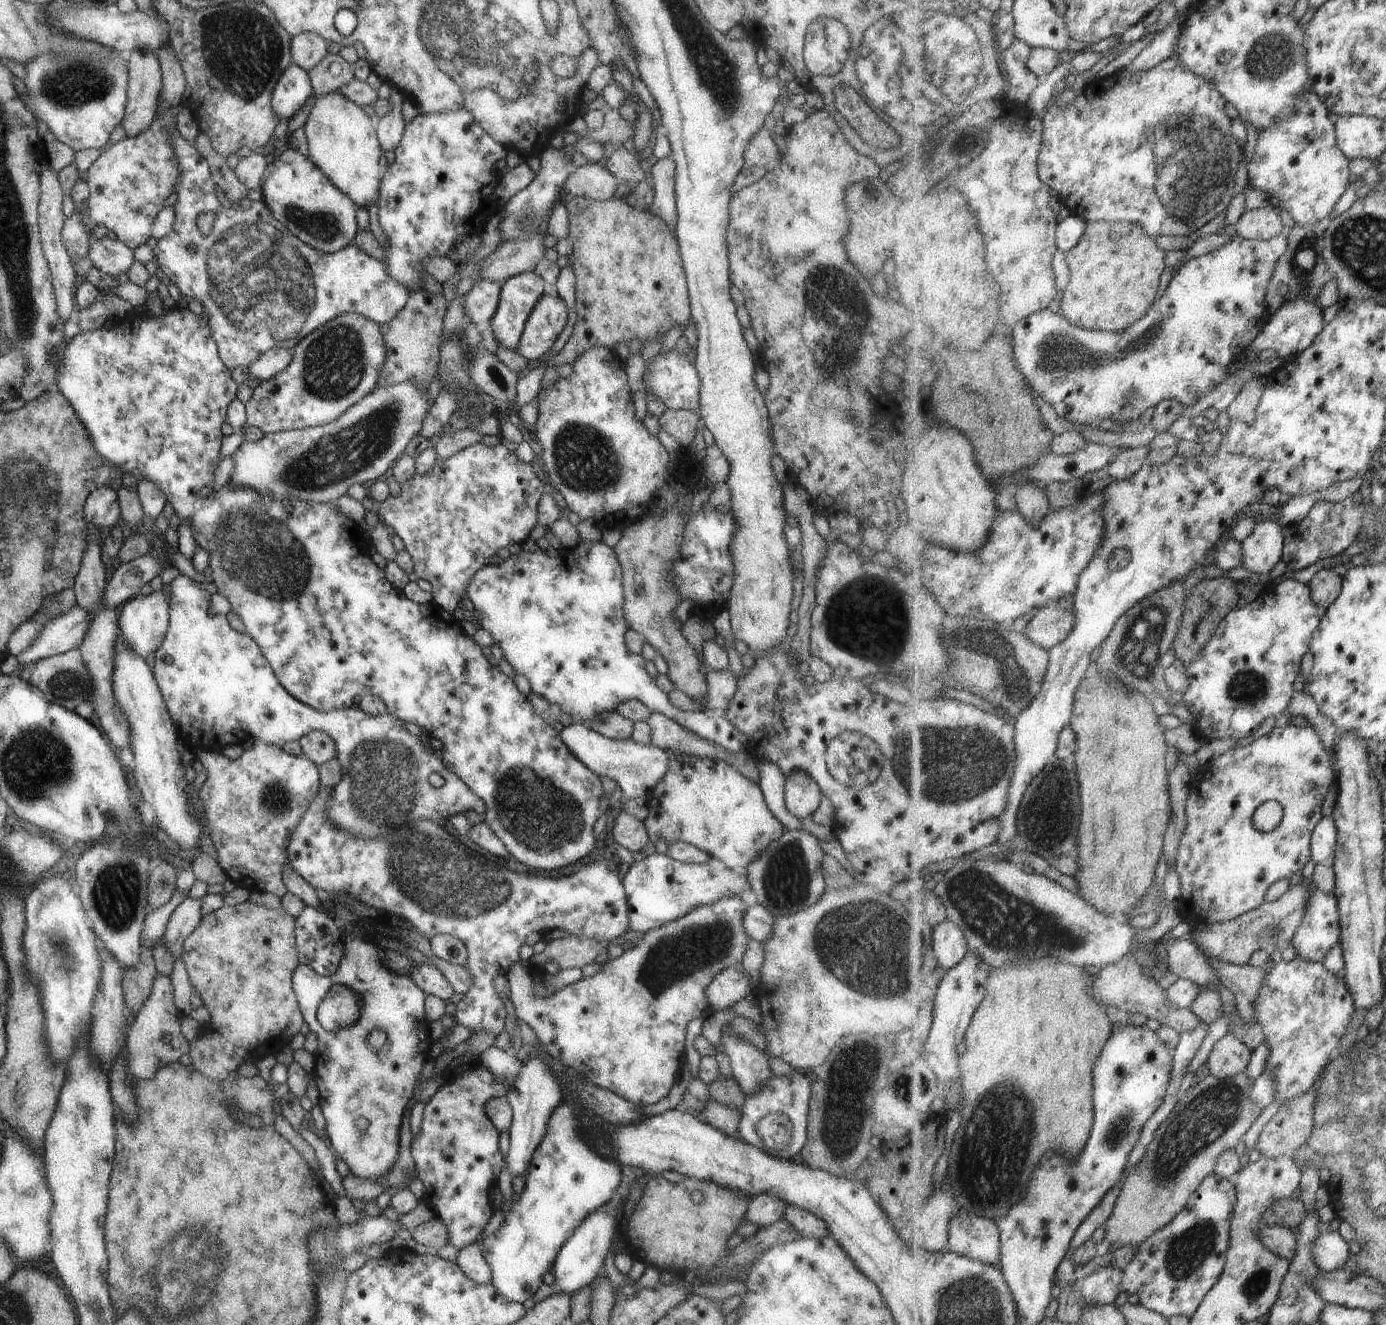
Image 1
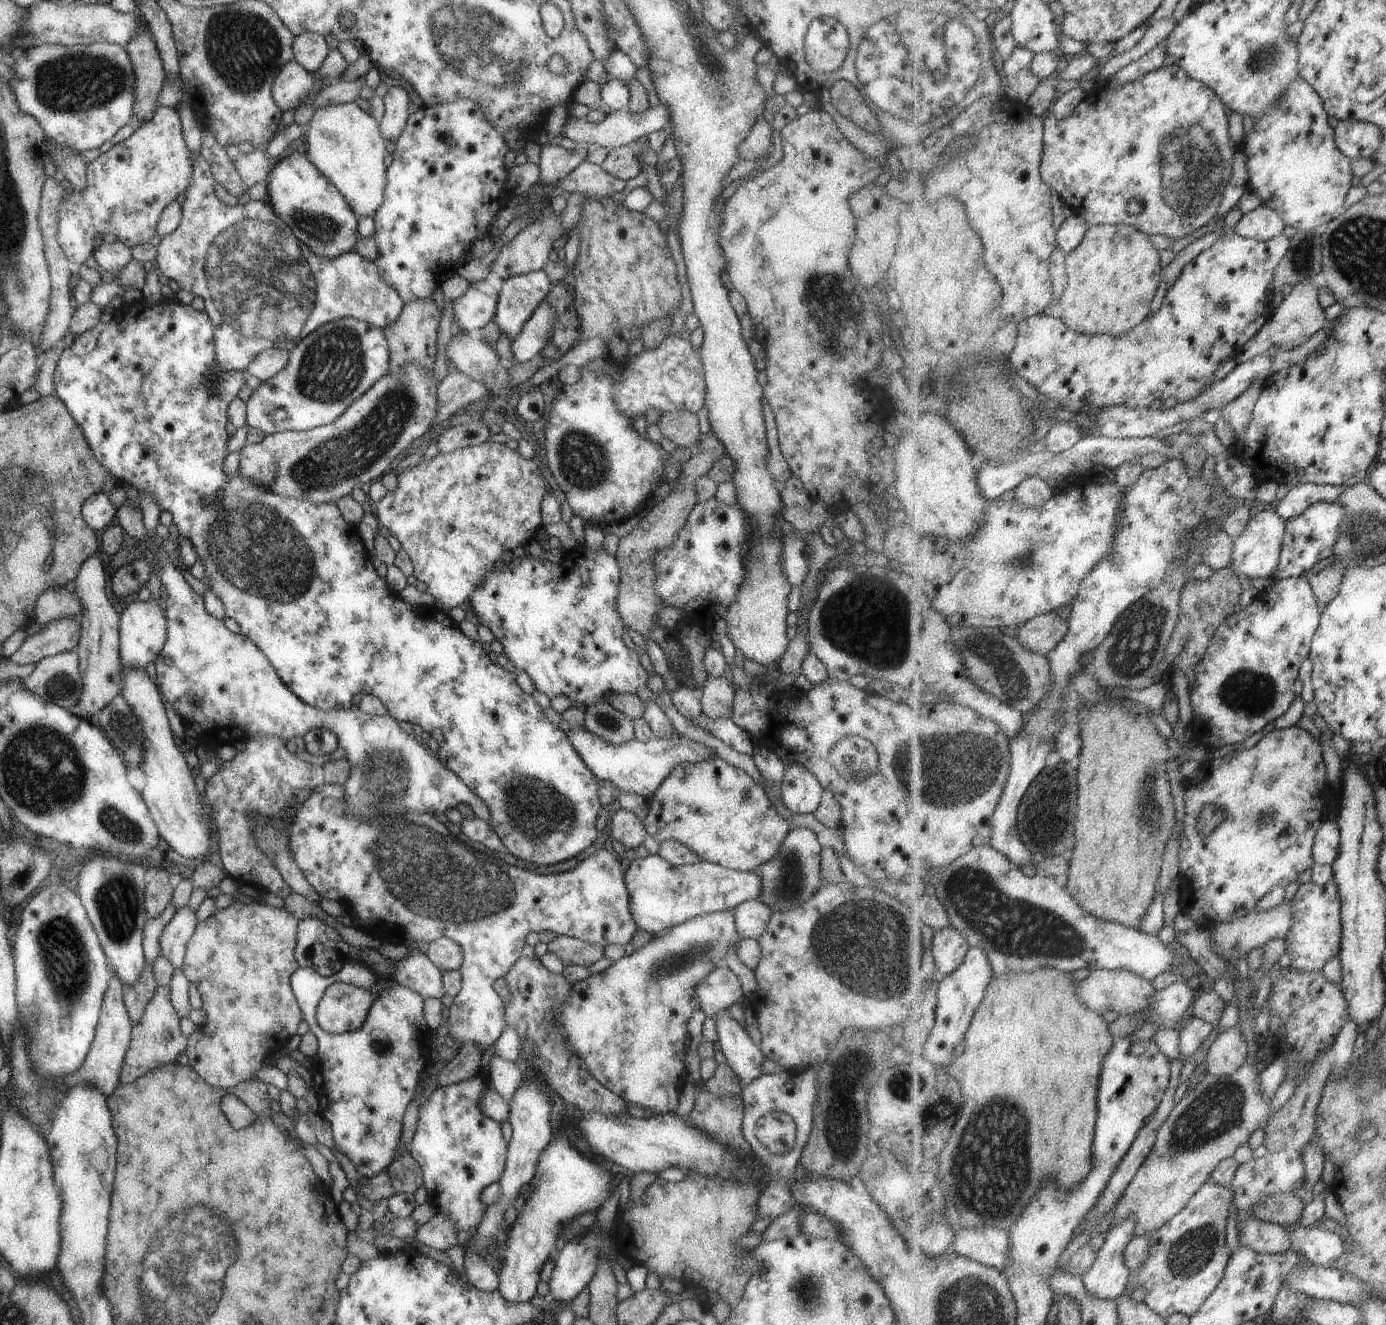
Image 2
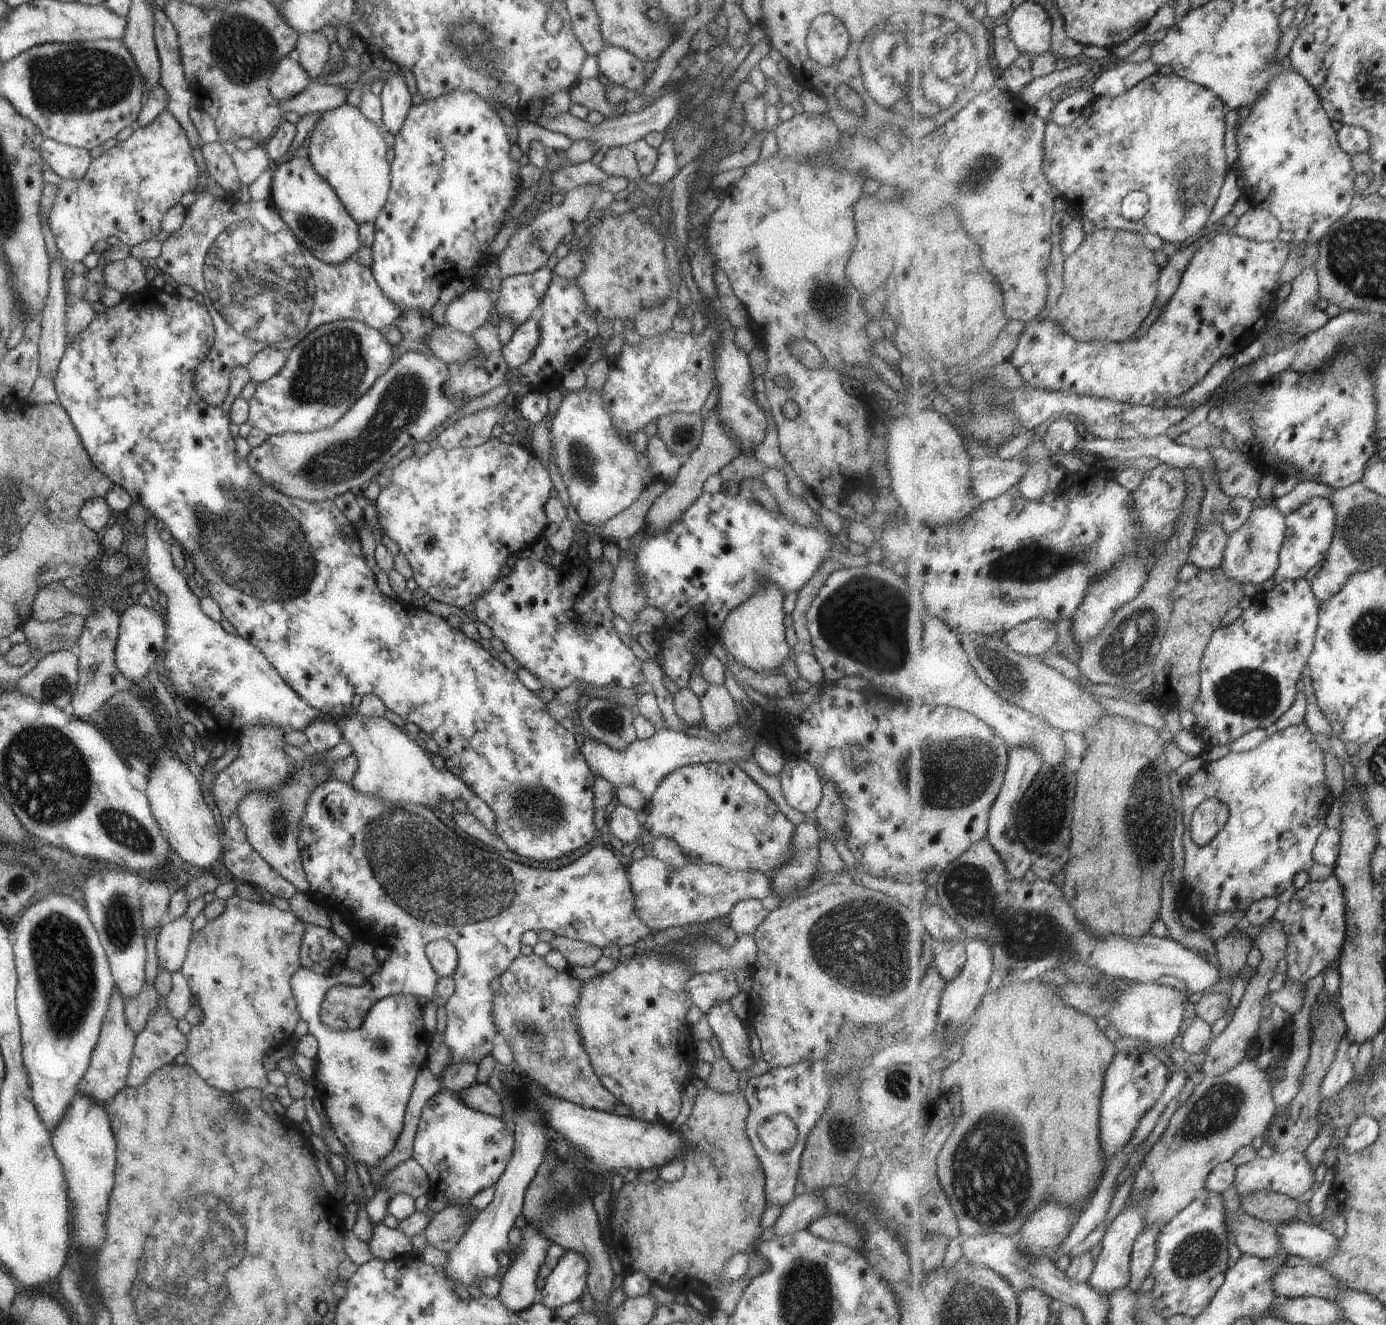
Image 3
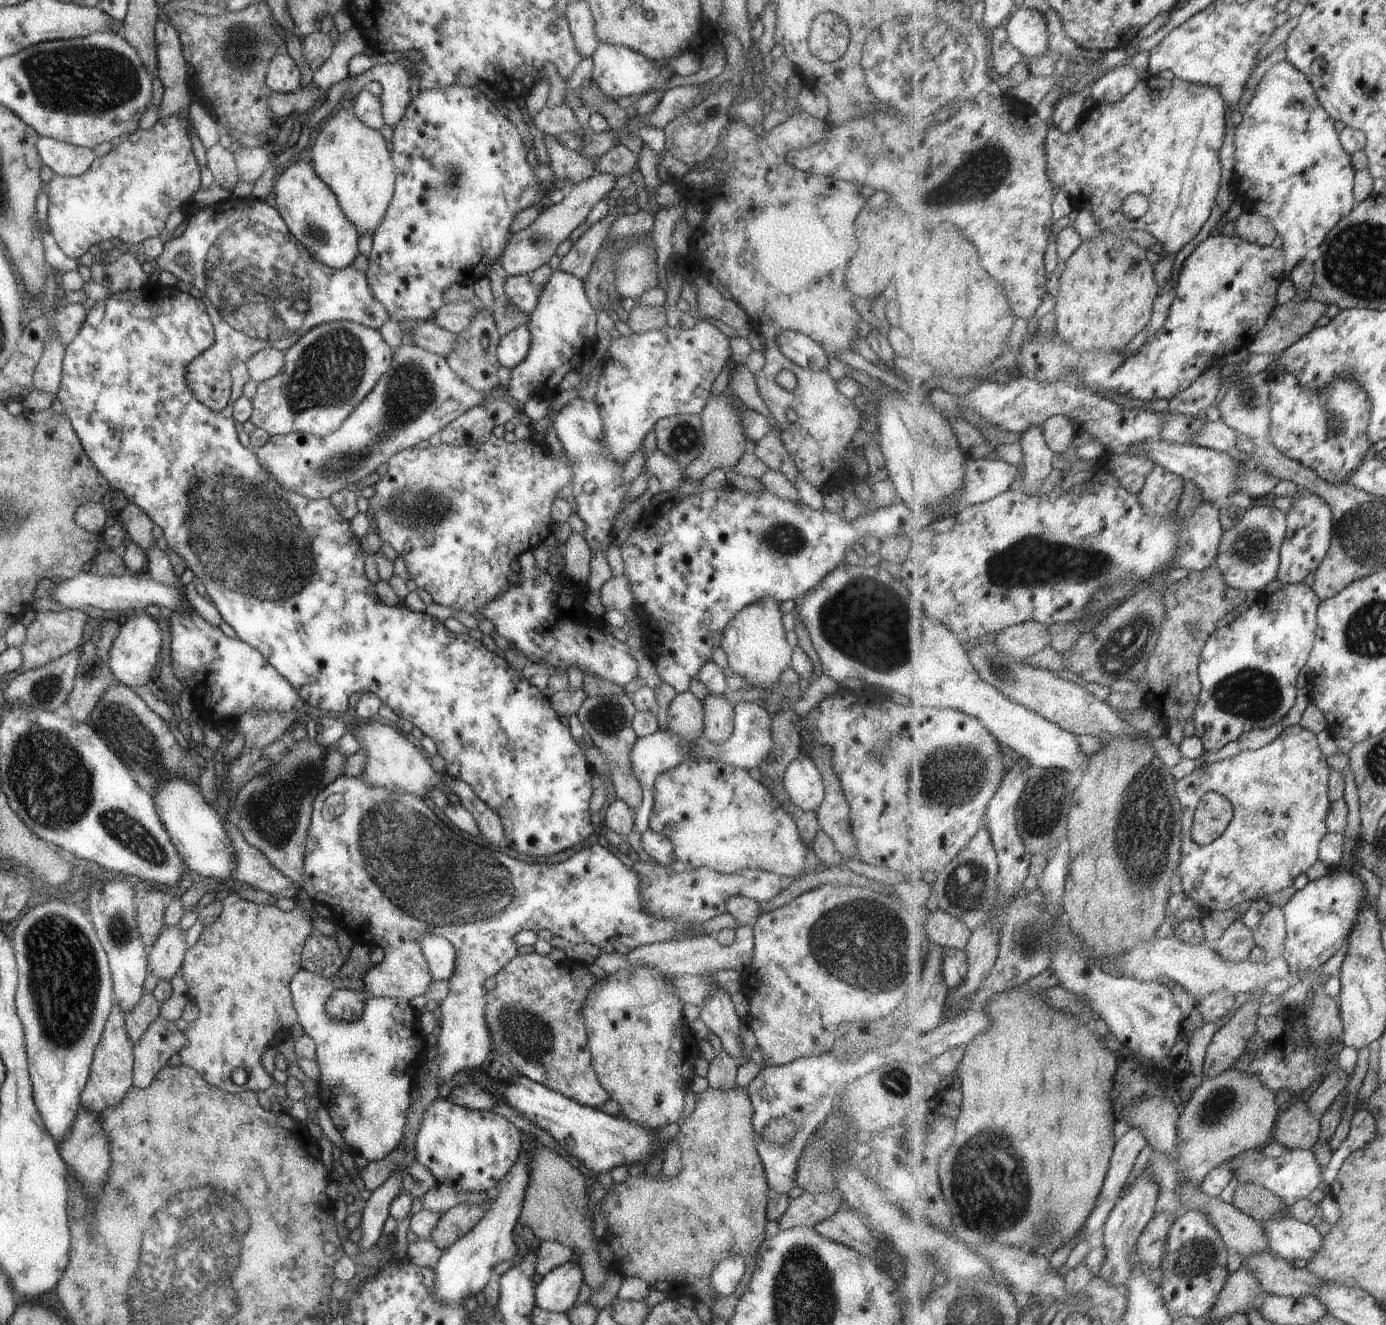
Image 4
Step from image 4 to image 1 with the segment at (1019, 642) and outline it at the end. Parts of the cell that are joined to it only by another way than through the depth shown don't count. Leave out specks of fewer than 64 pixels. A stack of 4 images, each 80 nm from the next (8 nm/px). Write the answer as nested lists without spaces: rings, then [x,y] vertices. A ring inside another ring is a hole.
[[[1049,604],[1041,608],[1024,630],[1045,650],[1060,645],[1076,628],[1076,610],[1072,607],[1060,608],[1058,604]]]

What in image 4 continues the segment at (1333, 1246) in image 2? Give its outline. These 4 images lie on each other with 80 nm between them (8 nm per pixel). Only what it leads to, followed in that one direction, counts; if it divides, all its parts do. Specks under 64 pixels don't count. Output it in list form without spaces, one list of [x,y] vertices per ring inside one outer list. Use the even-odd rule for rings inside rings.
[[[1279,1214],[1271,1221],[1264,1220],[1264,1222],[1261,1222],[1261,1227],[1269,1237],[1270,1252],[1291,1264],[1295,1260],[1301,1259],[1309,1262],[1323,1249],[1323,1236],[1319,1234],[1319,1230],[1311,1224],[1295,1220],[1290,1214]]]

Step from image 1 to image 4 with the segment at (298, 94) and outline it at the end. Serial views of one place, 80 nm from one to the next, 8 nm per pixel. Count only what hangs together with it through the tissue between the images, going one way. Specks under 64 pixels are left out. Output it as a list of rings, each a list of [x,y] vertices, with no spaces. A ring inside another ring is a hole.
[[[280,51],[269,60],[264,80],[269,91],[289,93],[300,87],[300,76],[295,62],[284,51]]]

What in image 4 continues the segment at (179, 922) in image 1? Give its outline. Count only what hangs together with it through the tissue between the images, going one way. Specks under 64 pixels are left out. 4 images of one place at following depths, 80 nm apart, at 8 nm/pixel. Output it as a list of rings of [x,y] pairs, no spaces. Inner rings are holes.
[[[179,926],[162,927],[147,951],[146,970],[158,980],[170,980],[181,967],[185,956],[185,936]]]

